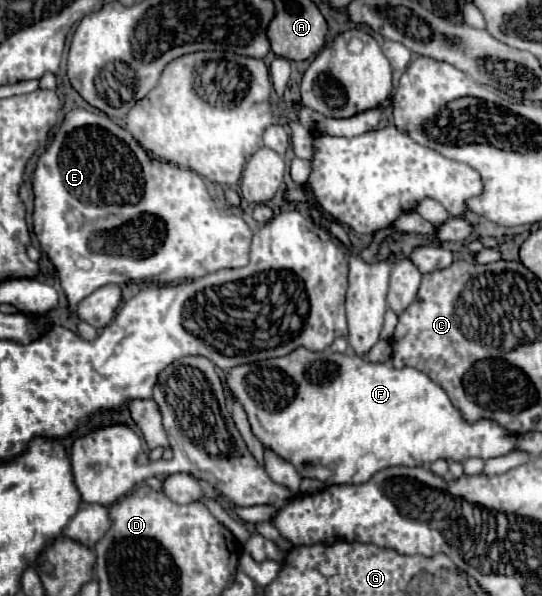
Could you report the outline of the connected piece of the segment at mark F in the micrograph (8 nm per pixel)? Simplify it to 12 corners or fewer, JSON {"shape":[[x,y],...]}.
{"shape":[[297,348],[227,386],[301,478],[505,456],[415,368]]}

